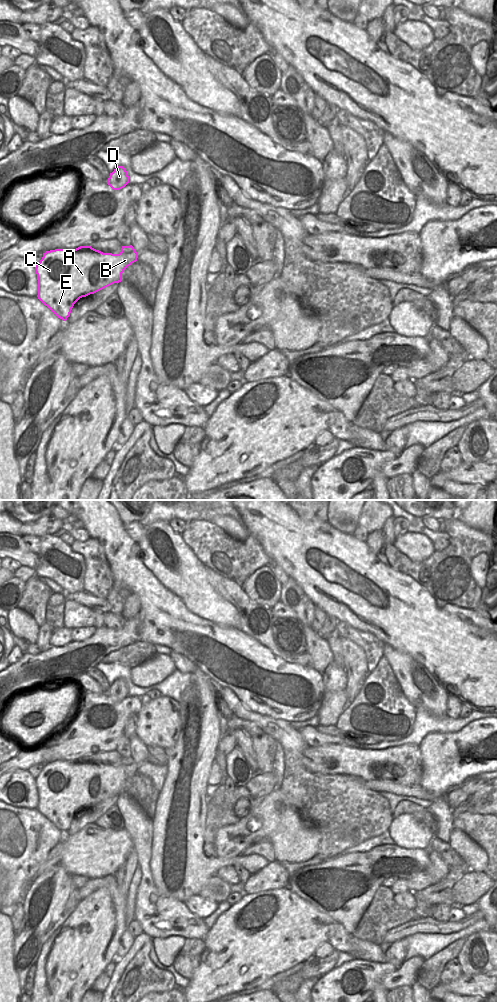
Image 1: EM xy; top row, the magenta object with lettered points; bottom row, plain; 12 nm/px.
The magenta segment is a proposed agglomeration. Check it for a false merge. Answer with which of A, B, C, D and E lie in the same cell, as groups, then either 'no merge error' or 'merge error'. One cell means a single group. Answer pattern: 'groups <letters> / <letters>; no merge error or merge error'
groups A B C D E; no merge error

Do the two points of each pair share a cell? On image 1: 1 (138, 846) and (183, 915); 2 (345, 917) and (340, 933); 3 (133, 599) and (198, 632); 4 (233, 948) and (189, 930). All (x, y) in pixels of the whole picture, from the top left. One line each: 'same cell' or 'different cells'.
1: same cell
2: different cells
3: different cells
4: different cells

